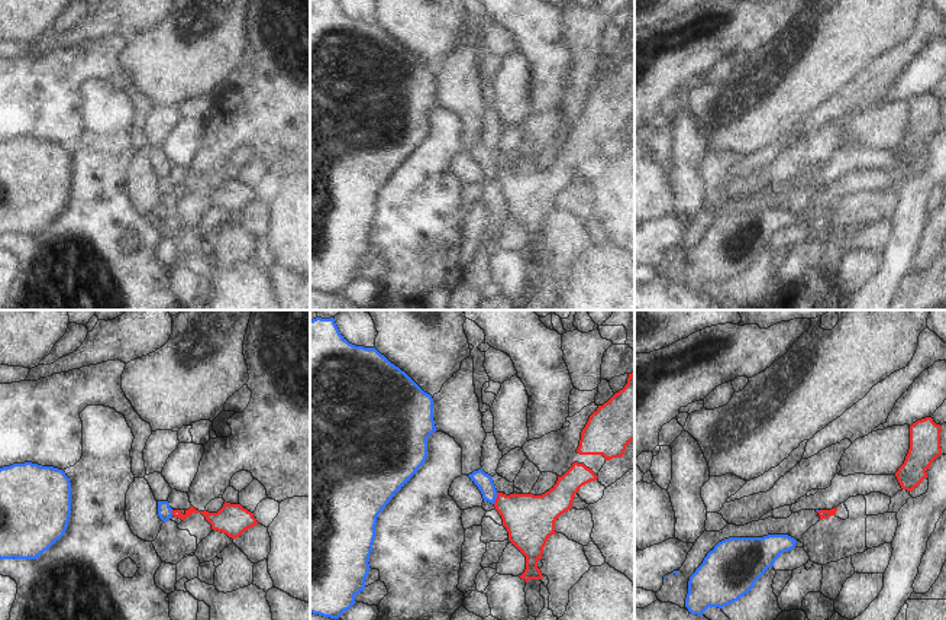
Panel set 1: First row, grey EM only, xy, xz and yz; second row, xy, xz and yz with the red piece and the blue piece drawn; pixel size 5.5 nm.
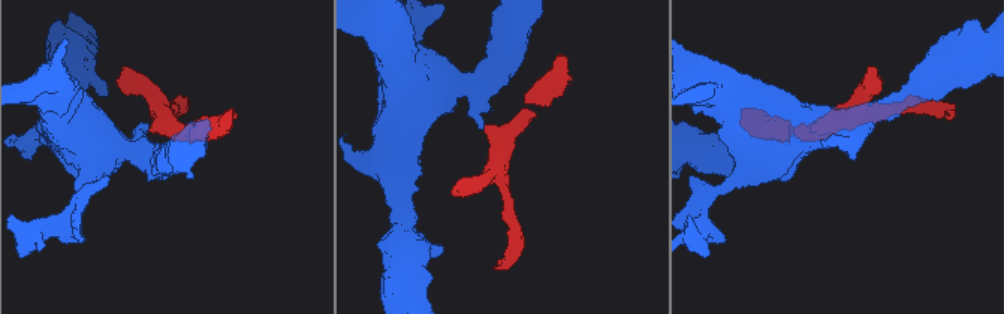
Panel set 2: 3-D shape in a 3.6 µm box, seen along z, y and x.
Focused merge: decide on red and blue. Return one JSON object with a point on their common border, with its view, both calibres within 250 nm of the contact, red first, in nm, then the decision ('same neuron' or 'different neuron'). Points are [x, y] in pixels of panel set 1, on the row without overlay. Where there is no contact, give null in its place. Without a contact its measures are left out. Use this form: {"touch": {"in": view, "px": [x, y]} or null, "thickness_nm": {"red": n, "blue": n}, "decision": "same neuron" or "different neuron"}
{"touch": {"in": "xz", "px": [496, 174]}, "thickness_nm": {"red": 280, "blue": 90}, "decision": "different neuron"}

